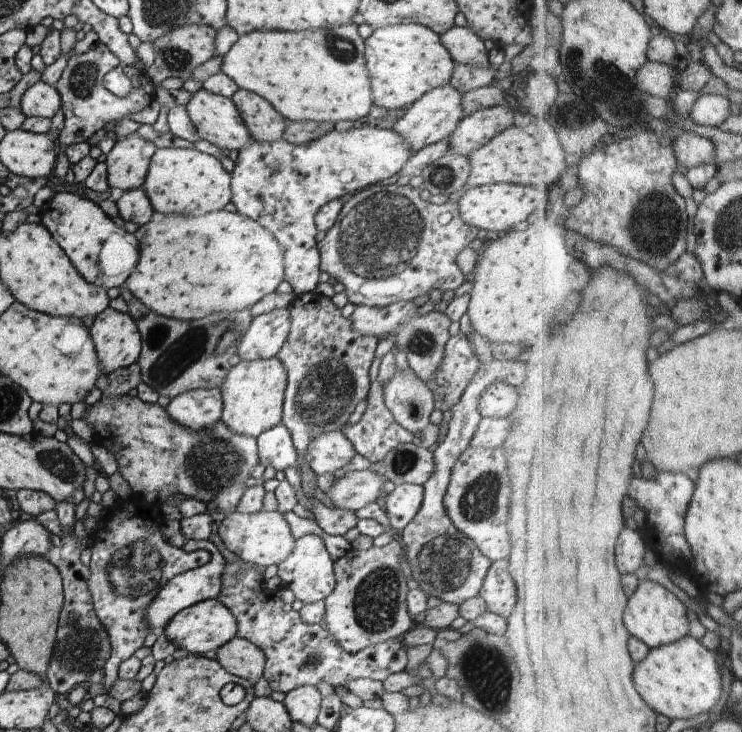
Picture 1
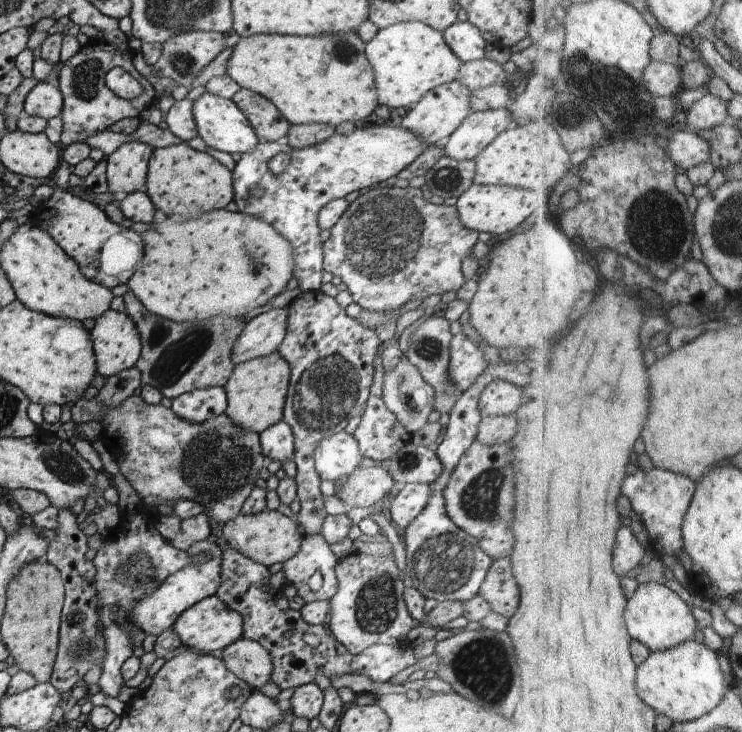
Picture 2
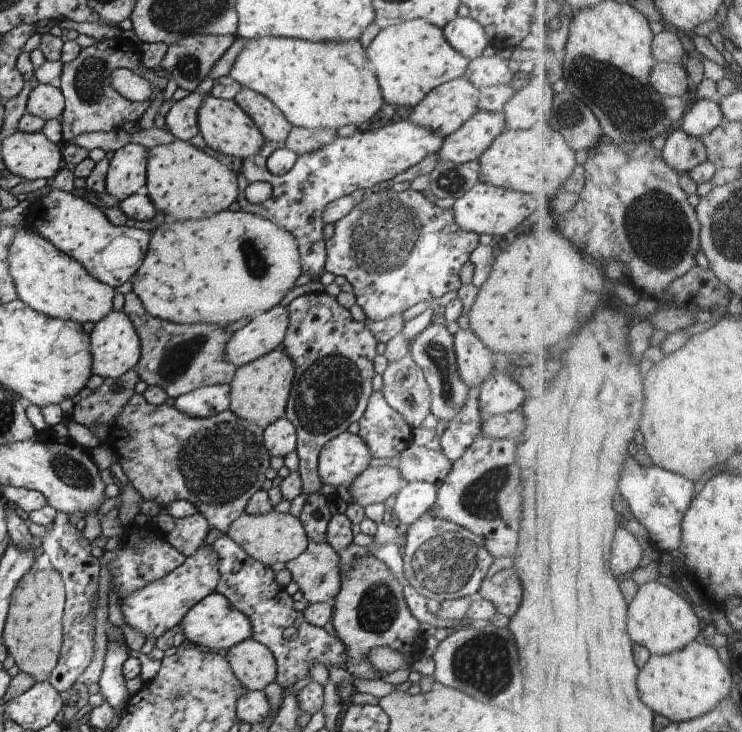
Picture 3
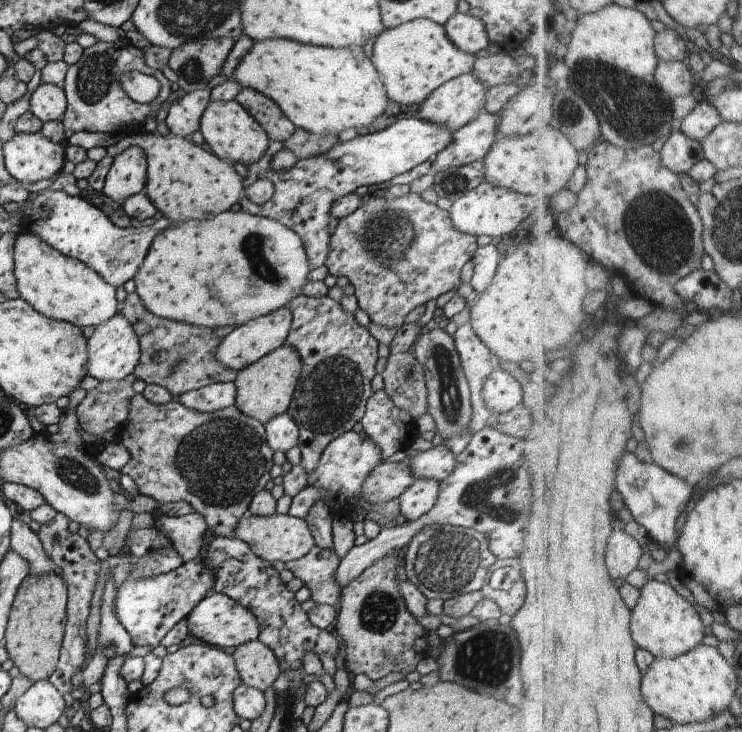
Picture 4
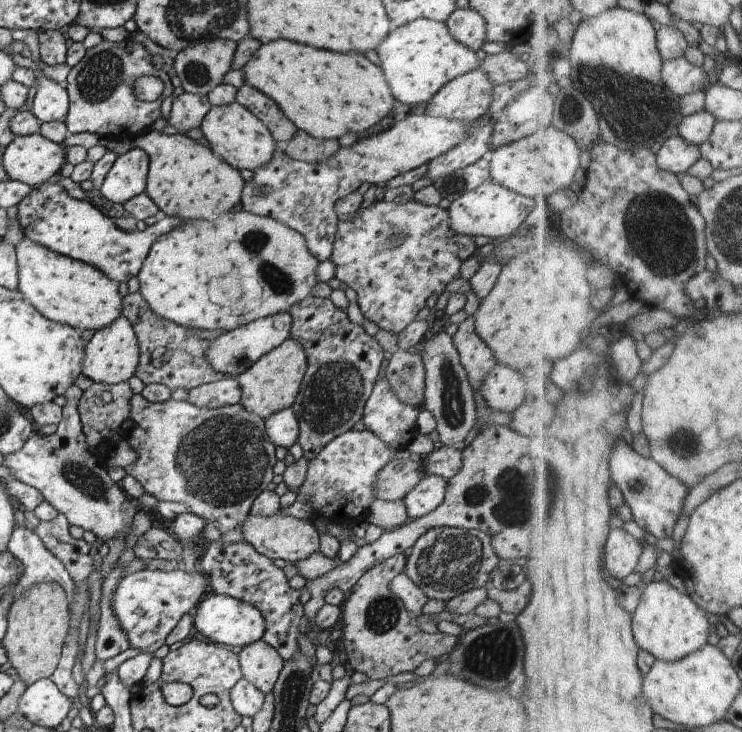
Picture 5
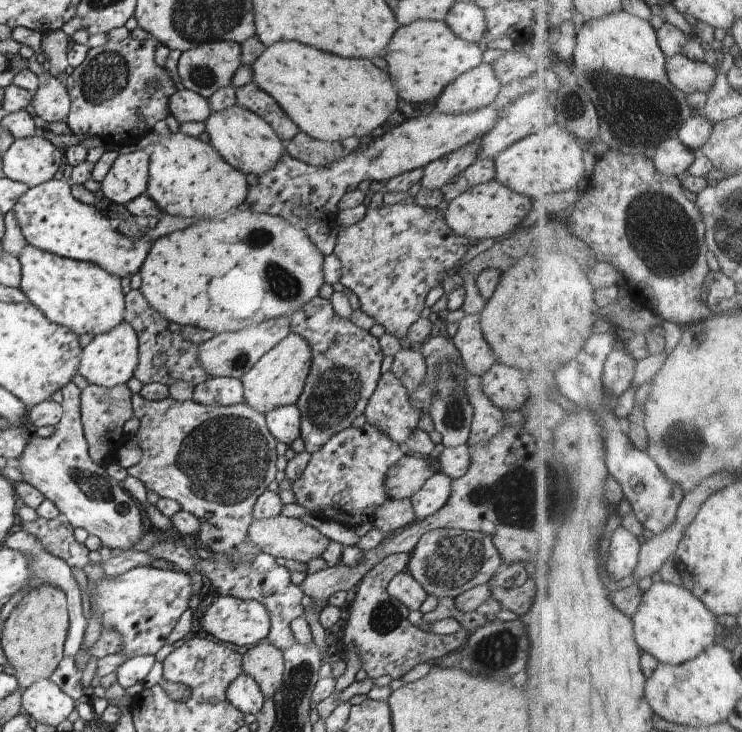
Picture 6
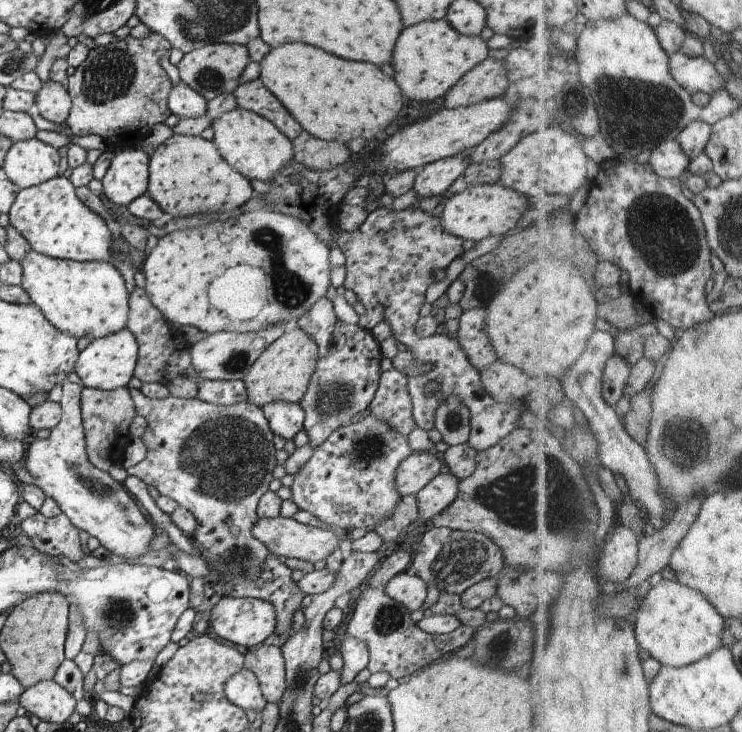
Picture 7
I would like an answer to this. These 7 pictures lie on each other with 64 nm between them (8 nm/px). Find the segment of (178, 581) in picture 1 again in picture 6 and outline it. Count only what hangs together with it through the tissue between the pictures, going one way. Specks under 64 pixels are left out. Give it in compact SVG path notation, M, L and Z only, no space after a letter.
M134 567L124 574L106 576L98 586L87 584L89 590L91 608L99 609L102 613L102 627L110 625L111 629L116 629L123 640L123 647L120 653L128 655L129 658L136 655L154 655L162 646L167 644L168 635L176 626L178 619L190 609L190 599L193 596L191 574L181 570L157 569L156 567Z

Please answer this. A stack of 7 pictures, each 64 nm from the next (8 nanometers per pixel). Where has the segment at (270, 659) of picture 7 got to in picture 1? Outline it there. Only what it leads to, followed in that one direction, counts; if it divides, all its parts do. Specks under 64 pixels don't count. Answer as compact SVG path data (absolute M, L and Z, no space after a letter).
M236 636L215 651L216 660L226 672L252 684L263 676L265 654L249 640Z

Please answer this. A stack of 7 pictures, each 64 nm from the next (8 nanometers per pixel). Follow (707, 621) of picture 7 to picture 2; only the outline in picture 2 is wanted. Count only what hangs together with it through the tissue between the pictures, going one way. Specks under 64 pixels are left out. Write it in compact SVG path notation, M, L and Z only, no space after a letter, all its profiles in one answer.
M658 582L642 583L636 596L630 599L628 624L634 638L647 644L653 651L673 649L696 639L700 628L694 608L678 592Z

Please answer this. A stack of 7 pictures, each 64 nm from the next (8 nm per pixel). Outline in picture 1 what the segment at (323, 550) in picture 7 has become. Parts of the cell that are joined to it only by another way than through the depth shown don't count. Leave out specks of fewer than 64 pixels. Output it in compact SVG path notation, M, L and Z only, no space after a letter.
M237 510L228 513L217 522L216 533L230 552L240 556L244 563L254 562L258 566L279 565L291 552L295 545L290 526L280 511L258 511L241 513Z

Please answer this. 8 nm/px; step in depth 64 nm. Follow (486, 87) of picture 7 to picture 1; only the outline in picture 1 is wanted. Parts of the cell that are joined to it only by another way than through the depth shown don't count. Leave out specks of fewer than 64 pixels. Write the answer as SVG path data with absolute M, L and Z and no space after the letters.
M453 85L433 88L408 106L404 116L394 124L392 130L405 139L411 147L411 154L414 155L425 146L450 138L458 123L464 118L461 102L462 93Z

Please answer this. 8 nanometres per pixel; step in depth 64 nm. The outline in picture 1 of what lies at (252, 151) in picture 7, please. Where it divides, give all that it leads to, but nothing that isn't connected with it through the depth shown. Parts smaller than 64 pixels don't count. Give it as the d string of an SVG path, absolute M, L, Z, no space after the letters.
M202 87L192 93L185 107L202 141L222 150L240 150L252 139L231 98L218 96Z

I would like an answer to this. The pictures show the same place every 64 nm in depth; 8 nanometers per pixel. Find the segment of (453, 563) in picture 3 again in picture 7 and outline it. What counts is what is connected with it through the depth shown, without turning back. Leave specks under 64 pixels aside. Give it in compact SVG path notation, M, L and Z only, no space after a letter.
M426 527L417 538L409 567L414 568L416 576L427 586L436 586L442 593L461 595L467 588L486 579L494 579L505 564L503 550L484 533L476 531L457 531L448 527Z

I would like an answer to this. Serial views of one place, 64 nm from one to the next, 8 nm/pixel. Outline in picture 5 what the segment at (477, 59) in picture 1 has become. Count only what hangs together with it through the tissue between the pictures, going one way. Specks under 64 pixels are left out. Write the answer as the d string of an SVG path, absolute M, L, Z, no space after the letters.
M458 8L451 12L445 25L455 41L477 51L487 40L486 21L478 11L470 8Z

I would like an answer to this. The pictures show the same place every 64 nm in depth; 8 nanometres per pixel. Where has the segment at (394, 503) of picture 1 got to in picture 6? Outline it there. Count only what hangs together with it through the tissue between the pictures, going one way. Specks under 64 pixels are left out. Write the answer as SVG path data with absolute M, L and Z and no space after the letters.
M436 472L409 496L415 518L422 520L440 510L451 497L452 481L453 479L444 473Z

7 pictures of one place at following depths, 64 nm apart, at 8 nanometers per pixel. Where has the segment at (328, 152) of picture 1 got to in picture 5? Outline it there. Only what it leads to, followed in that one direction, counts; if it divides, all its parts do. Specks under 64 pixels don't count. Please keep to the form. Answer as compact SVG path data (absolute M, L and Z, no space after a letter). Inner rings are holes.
M410 114L410 116L408 116L408 118L404 118L402 122L394 124L392 128L388 128L388 130L386 130L384 134L374 134L374 136L370 136L370 140L358 139L356 143L352 144L351 146L341 147L337 150L337 153L334 153L331 157L326 158L326 160L321 160L320 162L306 162L291 159L284 153L284 150L282 149L282 144L278 143L276 146L276 151L274 151L273 157L265 165L259 166L259 168L254 171L254 176L252 176L252 179L246 182L246 188L241 196L243 210L251 212L255 215L264 215L265 217L272 217L274 220L277 220L278 222L283 222L284 224L286 224L286 226L292 228L292 230L299 232L305 238L308 250L319 260L319 262L324 262L324 260L328 260L330 258L330 255L332 254L335 232L337 229L337 224L339 223L338 214L335 211L335 202L337 200L340 200L340 198L348 196L348 194L350 194L351 192L356 191L356 189L361 184L364 184L364 182L369 182L372 185L377 185L379 182L387 183L389 180L392 180L395 176L404 174L405 172L415 169L416 167L422 166L423 164L428 165L431 160L434 160L437 156L444 154L444 152L446 152L448 149L451 149L453 146L456 146L456 144L460 143L461 140L471 131L471 128L474 125L477 125L477 122L479 120L480 119L477 119L476 121L466 122L457 121L454 119L447 119L444 117L424 116L424 114L420 114L420 116L418 116L418 114ZM260 186L266 186L266 189L268 190L268 193L266 195L258 196L258 194L256 194Z

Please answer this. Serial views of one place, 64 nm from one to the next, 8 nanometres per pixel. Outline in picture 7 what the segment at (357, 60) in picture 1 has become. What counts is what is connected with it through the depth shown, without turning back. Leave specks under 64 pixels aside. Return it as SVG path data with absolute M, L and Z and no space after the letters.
M289 42L270 49L259 62L262 84L290 111L309 135L323 141L347 143L353 138L376 137L388 126L402 108L402 91L390 76L386 76L378 66L368 62L348 62L336 58L320 47L308 46L302 42Z

